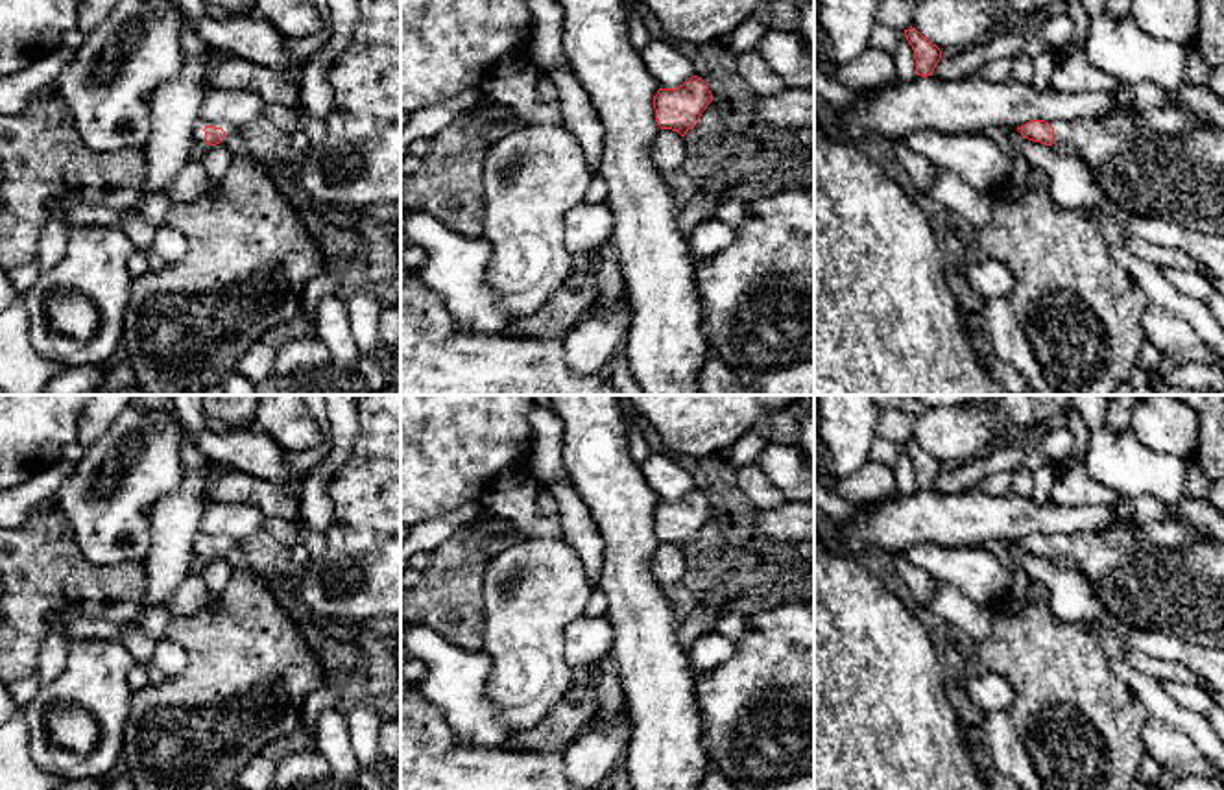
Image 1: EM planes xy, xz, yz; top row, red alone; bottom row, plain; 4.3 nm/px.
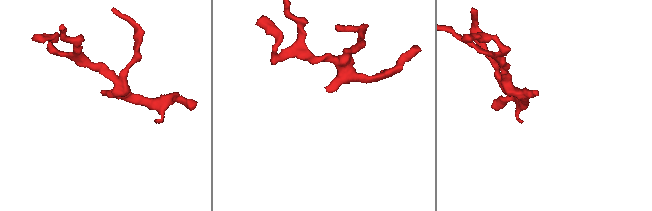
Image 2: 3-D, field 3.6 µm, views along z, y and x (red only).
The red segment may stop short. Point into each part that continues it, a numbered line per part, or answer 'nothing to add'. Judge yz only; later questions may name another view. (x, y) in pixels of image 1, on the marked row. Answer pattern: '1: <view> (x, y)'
1: yz (1180, 178)

